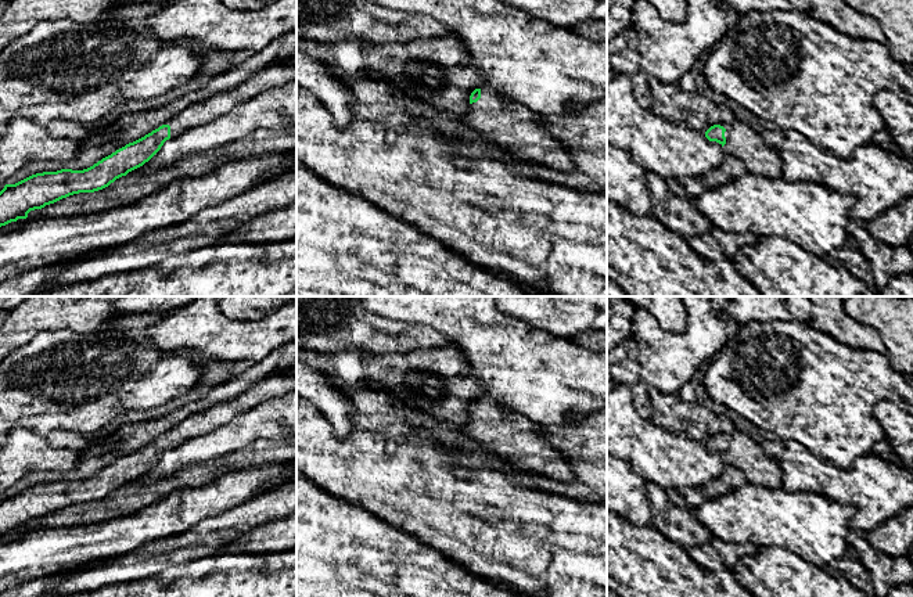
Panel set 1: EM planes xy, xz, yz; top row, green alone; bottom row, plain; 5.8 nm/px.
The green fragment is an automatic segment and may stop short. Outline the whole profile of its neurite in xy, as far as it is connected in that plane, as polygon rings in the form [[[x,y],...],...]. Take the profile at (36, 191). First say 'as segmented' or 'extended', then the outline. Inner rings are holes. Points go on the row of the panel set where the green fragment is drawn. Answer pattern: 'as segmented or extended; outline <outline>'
extended; outline [[[270,65],[241,84],[195,101],[144,137],[126,144],[83,170],[61,169],[32,175],[0,191],[0,227],[79,193],[94,193],[148,162],[169,139],[227,114],[258,94],[296,79],[296,65]]]

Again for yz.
extended; outline [[[734,119],[732,123],[719,123],[705,132],[709,141],[723,147],[723,152],[743,161],[747,172],[772,179],[781,177],[781,158],[777,148],[768,145],[761,133],[750,125]]]

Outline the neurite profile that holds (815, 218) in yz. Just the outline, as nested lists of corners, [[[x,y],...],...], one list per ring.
[[[752,173],[693,199],[712,226],[732,234],[780,237],[824,258],[849,238],[852,198],[812,181]]]

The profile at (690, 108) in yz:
[[[650,76],[651,109],[675,125],[684,125],[705,133],[711,126],[732,123],[736,116],[726,105],[704,97],[698,91],[684,91],[677,83],[666,84]]]

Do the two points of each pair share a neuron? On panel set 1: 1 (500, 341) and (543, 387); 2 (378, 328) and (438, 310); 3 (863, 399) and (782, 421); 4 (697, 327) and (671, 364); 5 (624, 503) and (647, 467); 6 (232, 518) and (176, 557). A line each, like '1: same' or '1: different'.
1: same
2: different
3: same
4: same
5: different
6: same

